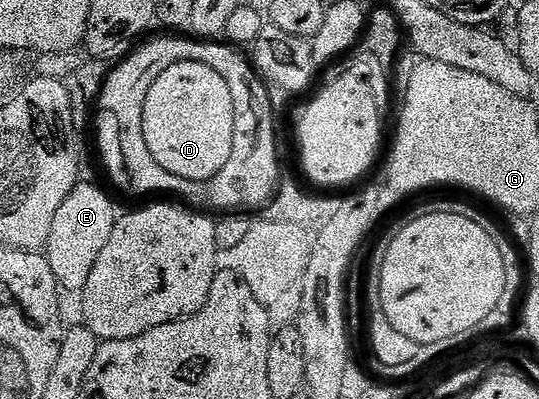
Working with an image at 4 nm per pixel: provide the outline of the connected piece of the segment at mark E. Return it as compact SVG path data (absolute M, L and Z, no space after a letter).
M85 182L78 183L63 206L59 206L59 214L55 214L55 222L51 222L51 234L43 255L51 266L51 274L55 274L58 285L66 293L79 294L85 289L87 278L91 278L91 270L95 270L95 262L99 262L99 254L103 254L103 246L111 239L118 219L119 211L112 198L103 189Z

